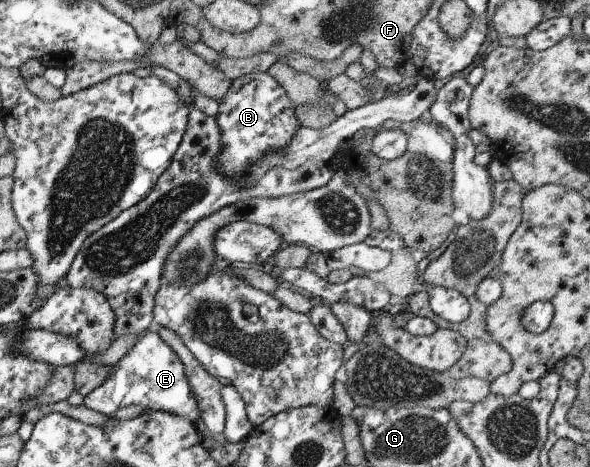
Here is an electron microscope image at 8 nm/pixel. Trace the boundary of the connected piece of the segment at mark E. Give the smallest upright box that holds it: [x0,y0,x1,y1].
[83,332,201,422]

